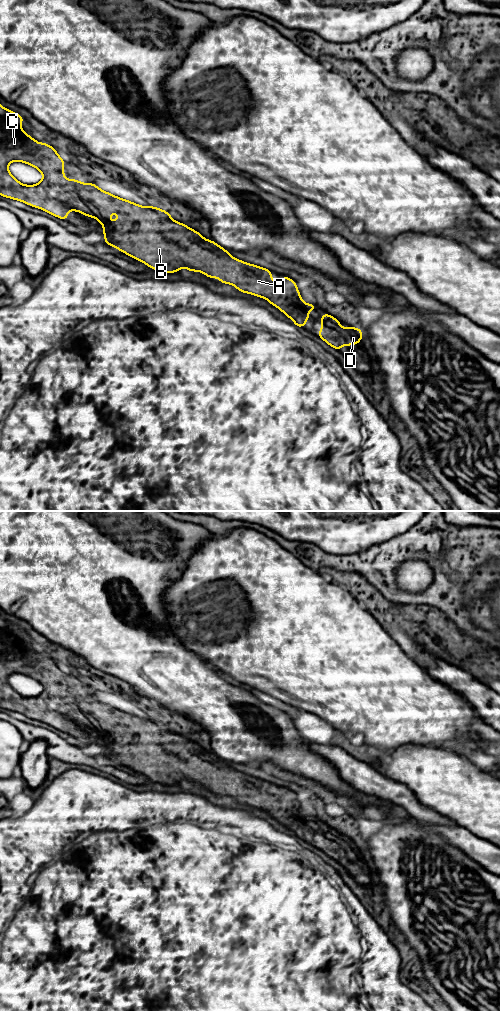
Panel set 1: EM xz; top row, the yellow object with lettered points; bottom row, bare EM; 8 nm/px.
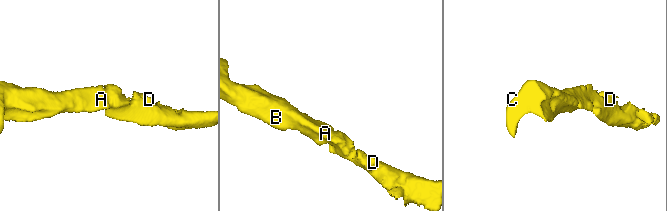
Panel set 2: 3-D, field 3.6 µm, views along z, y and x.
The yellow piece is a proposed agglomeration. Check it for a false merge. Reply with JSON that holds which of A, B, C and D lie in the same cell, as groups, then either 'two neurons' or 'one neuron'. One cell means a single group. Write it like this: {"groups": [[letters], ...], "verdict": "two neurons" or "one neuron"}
{"groups": [["A", "B", "C", "D"]], "verdict": "one neuron"}

